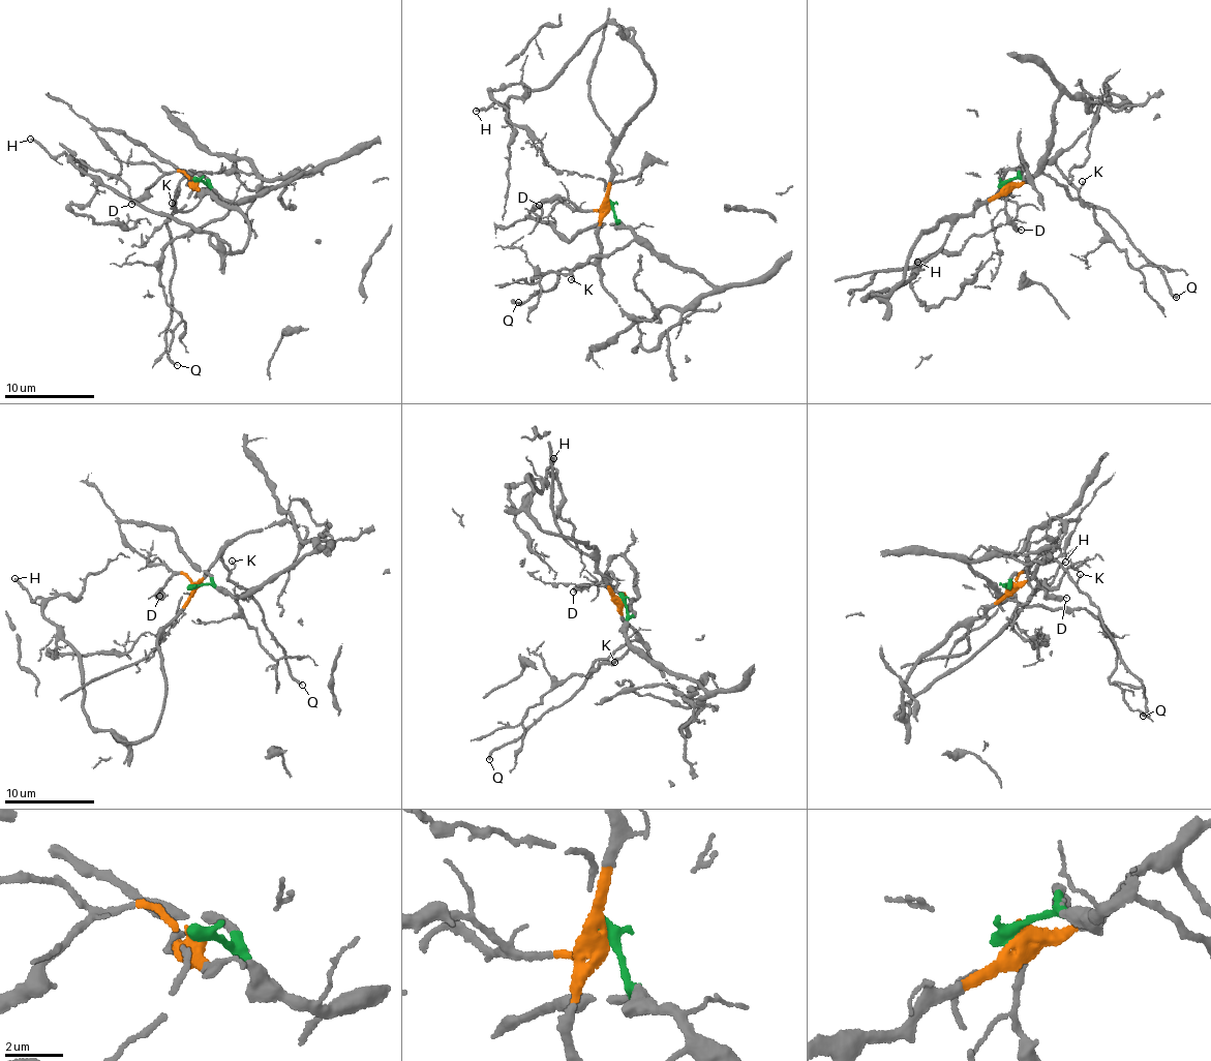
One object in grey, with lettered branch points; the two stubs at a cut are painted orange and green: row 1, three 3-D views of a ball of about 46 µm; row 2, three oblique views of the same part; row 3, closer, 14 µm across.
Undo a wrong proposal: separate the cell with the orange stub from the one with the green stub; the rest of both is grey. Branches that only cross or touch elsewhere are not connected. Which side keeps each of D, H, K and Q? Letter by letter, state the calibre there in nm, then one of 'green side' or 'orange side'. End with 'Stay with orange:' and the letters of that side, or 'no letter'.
D: 360 nm | orange side
H: 190 nm | orange side
K: 120 nm | orange side
Q: 180 nm | orange side
Stay with orange: D, H, K, Q

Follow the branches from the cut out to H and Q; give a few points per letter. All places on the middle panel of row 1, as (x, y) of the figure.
H: (608, 204), (614, 149), (655, 85), (630, 33), (604, 24), (547, 86), (476, 111)
Q: (608, 204), (598, 233), (601, 247), (589, 262), (559, 271), (551, 289), (511, 300), (517, 301)

